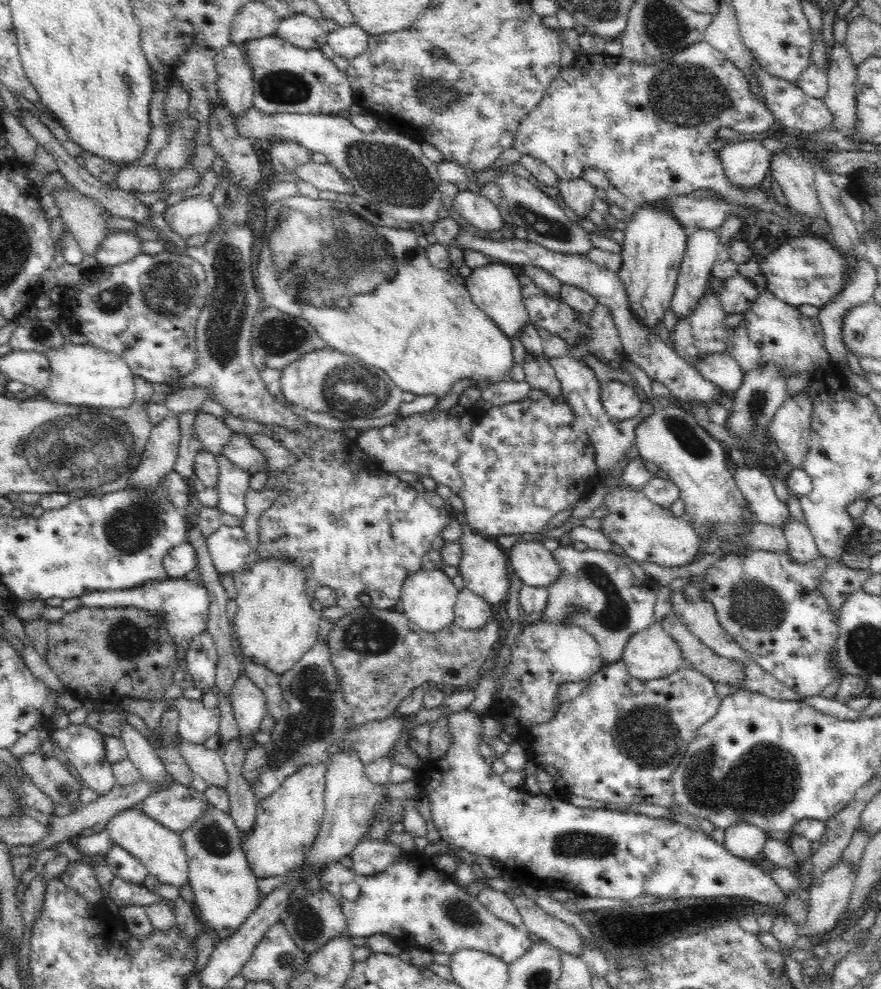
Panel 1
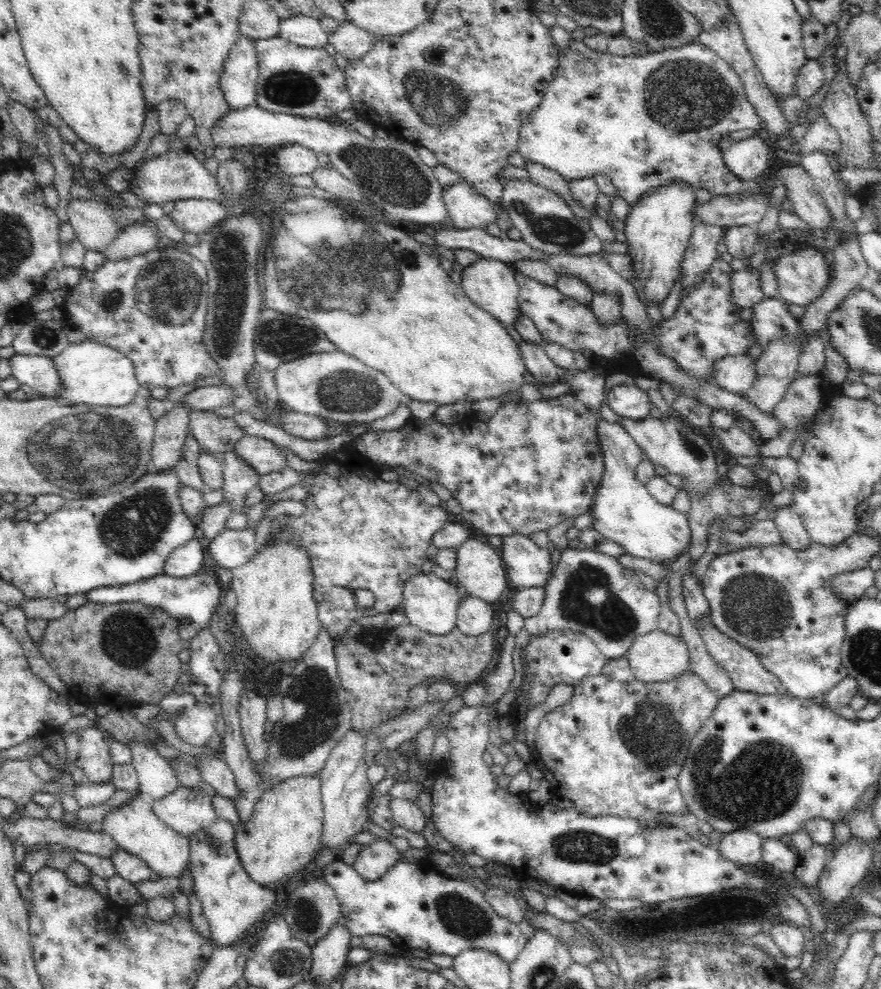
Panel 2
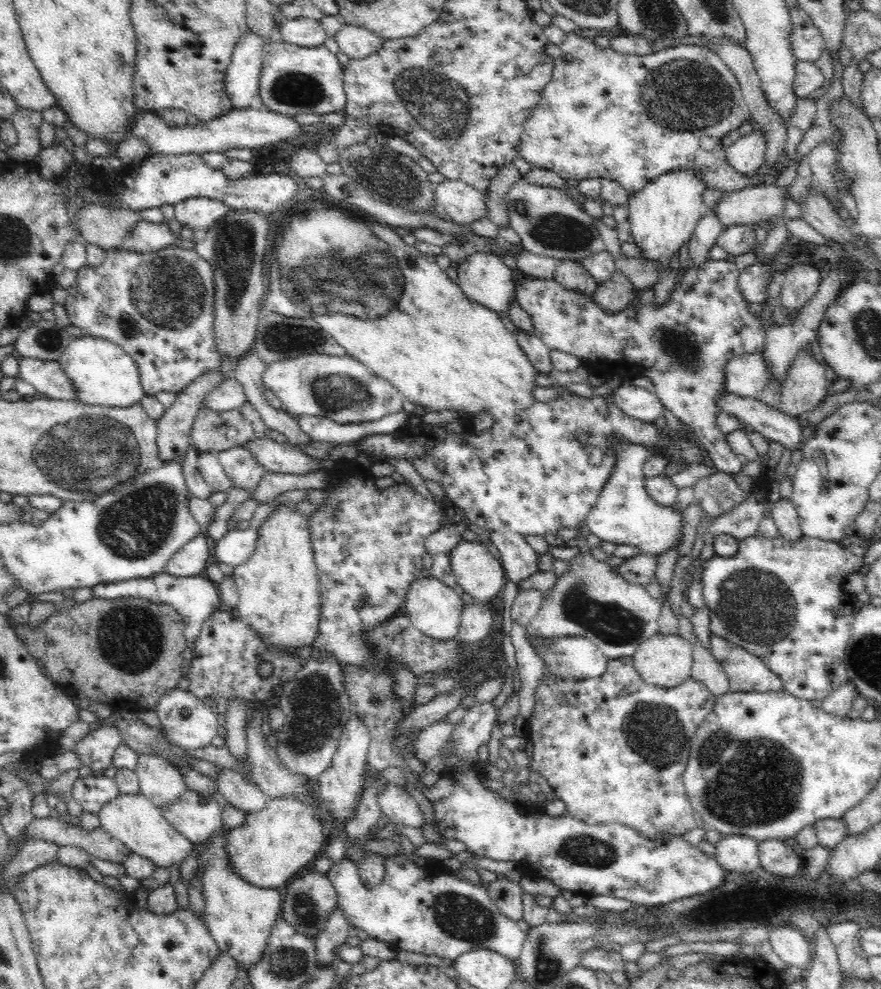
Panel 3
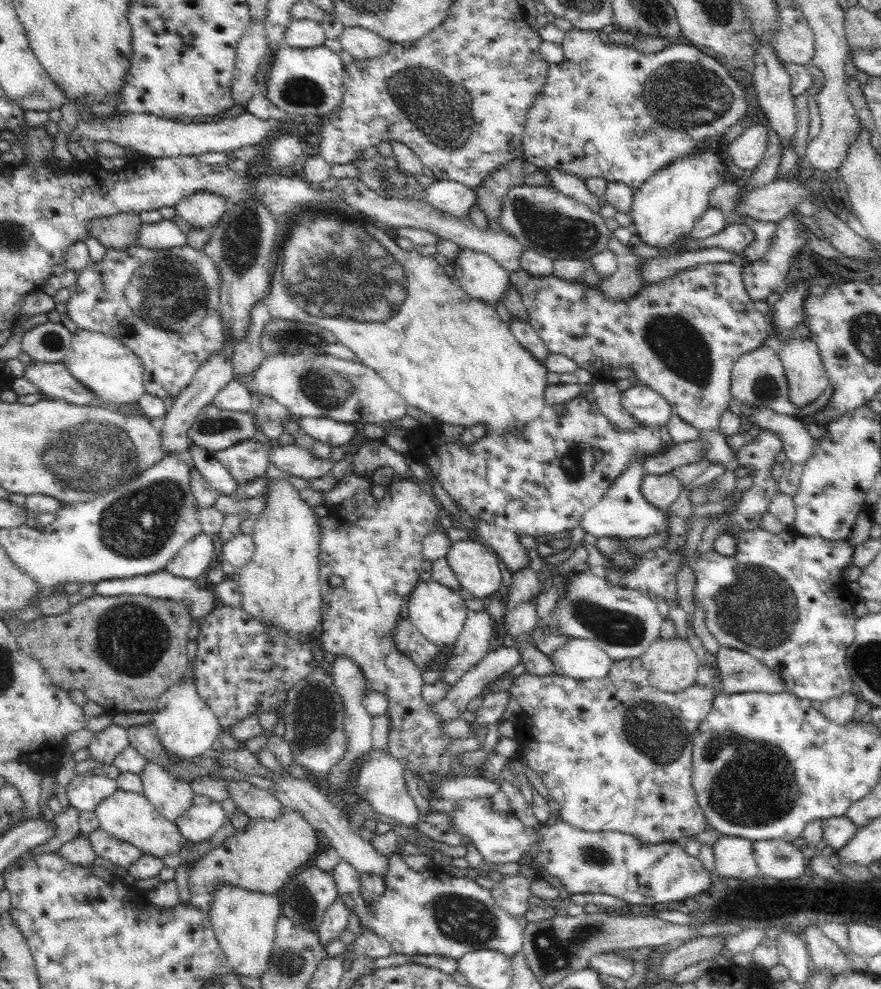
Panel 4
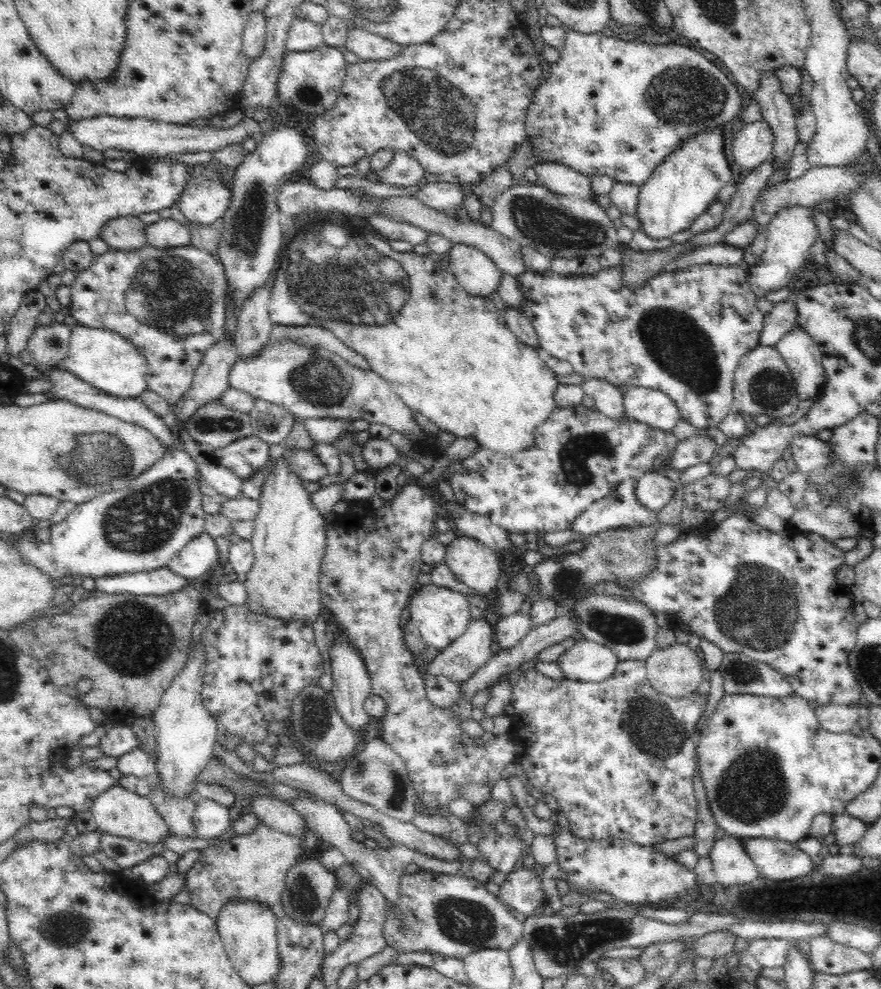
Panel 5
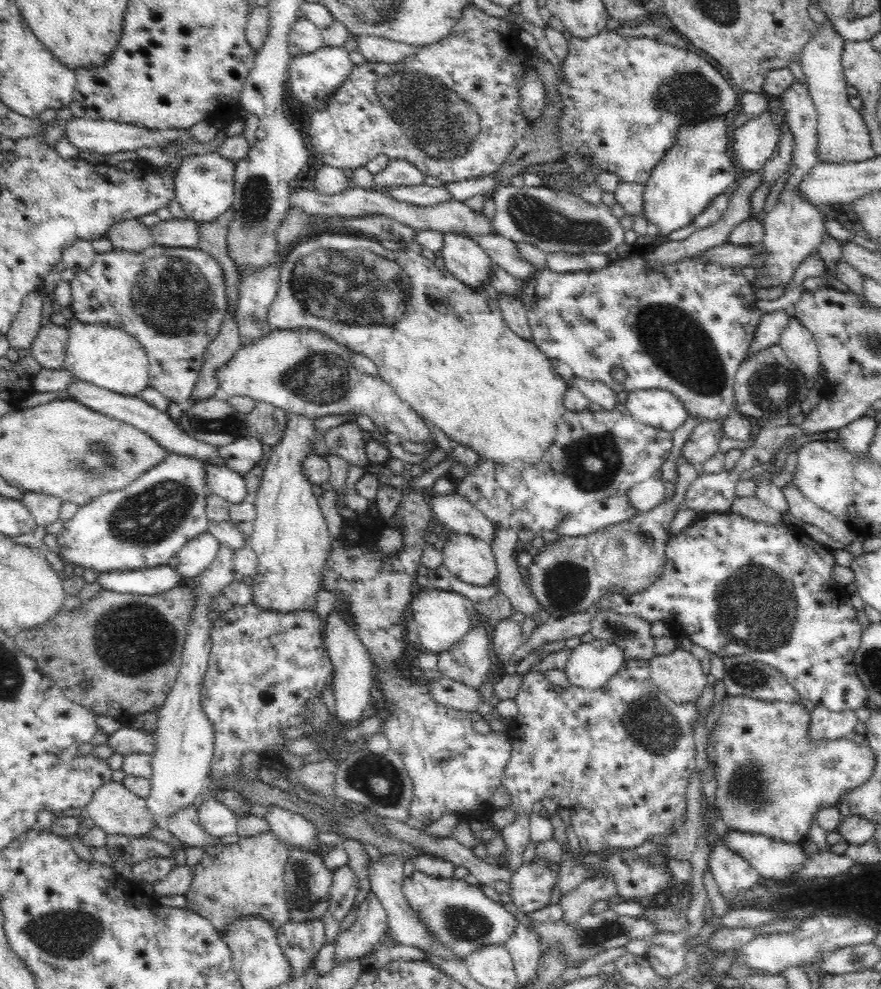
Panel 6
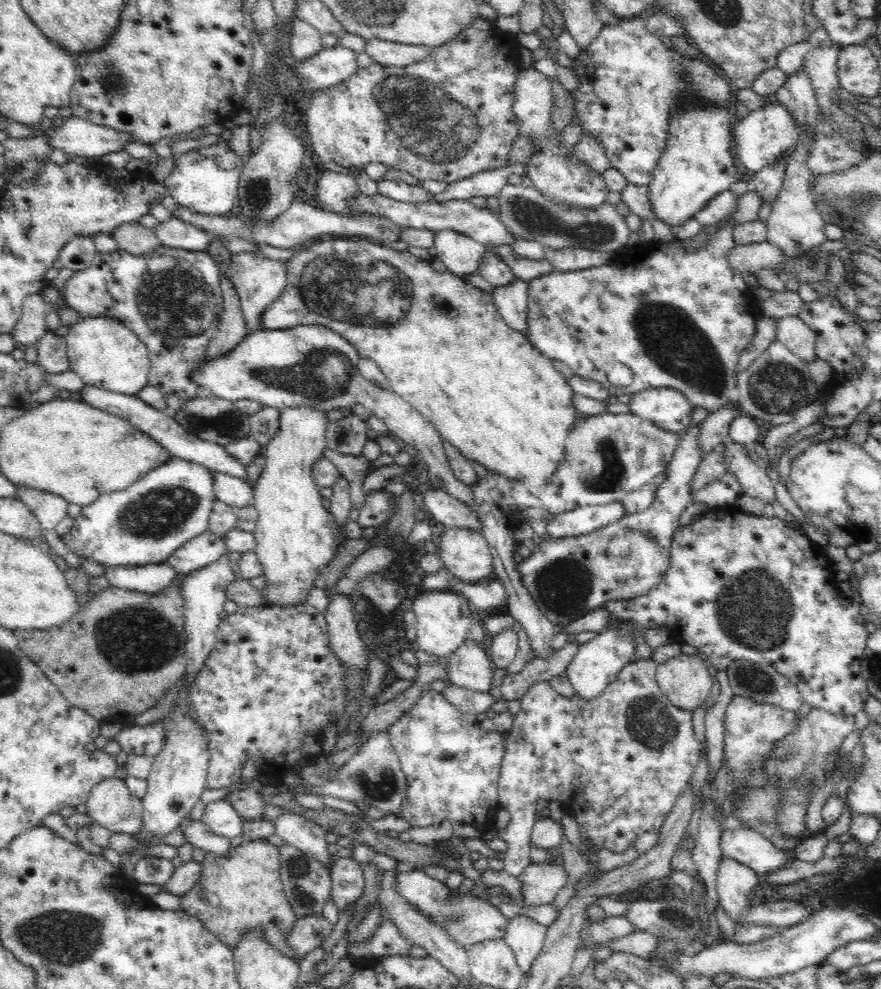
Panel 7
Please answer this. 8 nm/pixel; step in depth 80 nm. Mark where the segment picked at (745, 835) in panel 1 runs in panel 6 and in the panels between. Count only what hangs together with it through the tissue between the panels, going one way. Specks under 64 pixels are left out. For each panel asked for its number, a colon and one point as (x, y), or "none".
2: (742, 847)
3: (735, 853)
4: (734, 857)
5: (731, 865)
6: (732, 873)

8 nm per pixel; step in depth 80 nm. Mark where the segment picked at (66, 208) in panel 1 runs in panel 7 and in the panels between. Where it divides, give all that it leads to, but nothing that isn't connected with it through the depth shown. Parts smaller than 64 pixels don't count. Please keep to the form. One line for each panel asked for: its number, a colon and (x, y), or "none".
2: (96, 224)
3: (106, 227)
4: (120, 231)
5: (126, 233)
6: (131, 235)
7: (135, 238)

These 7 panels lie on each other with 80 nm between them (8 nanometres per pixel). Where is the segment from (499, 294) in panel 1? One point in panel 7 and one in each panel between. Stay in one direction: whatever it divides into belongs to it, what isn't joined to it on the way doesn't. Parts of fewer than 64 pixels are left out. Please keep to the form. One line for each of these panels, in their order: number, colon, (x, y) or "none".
2: (490, 283)
3: (484, 278)
4: (481, 277)
5: (476, 272)
6: (463, 256)
7: (461, 255)

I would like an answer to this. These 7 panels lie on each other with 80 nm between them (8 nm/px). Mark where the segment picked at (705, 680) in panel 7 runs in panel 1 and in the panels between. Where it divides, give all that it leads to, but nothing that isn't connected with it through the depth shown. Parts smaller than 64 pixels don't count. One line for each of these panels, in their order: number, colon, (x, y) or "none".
1: (650, 654)
2: (657, 656)
3: (665, 660)
4: (671, 665)
5: (675, 671)
6: (679, 676)

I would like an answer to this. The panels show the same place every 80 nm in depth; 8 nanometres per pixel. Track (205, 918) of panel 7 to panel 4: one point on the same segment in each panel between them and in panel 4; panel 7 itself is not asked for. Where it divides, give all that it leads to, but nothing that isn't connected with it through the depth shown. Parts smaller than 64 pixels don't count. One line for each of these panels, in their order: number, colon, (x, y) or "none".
4: (260, 858)
5: (253, 867)
6: (232, 881)

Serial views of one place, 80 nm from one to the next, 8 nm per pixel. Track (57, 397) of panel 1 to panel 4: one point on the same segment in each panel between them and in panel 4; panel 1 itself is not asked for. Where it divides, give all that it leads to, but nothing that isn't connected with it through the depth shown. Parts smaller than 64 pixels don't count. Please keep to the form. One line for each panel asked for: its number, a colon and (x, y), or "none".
2: (93, 374)
3: (103, 374)
4: (114, 373)

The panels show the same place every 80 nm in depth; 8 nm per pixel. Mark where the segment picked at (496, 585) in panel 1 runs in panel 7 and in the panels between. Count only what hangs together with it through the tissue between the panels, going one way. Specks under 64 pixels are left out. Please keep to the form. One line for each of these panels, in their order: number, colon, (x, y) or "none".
2: (479, 568)
3: (474, 568)
4: (477, 569)
5: (478, 566)
6: (470, 559)
7: (464, 552)

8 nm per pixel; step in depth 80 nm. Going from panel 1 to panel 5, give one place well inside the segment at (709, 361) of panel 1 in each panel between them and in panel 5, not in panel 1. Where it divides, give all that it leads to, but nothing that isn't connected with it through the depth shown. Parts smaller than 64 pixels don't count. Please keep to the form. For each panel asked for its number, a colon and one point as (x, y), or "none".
2: (737, 374)
3: (748, 376)
4: (758, 379)
5: (763, 384)

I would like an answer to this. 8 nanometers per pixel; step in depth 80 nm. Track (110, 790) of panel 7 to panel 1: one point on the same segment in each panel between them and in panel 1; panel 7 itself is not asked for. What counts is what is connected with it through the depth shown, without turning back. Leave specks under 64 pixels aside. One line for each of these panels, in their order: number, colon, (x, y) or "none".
1: (162, 852)
2: (133, 825)
3: (132, 819)
4: (130, 817)
5: (118, 811)
6: (115, 809)

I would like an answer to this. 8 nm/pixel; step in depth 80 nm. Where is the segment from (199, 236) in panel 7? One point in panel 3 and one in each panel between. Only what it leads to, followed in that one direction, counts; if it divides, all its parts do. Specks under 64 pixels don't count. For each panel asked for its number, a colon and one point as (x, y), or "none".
3: (145, 236)
4: (164, 234)
5: (168, 233)
6: (183, 233)

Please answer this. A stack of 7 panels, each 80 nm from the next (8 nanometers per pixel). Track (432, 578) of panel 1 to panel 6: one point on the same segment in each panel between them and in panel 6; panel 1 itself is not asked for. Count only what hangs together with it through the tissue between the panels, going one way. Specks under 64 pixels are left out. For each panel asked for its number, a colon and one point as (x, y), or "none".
2: (431, 604)
3: (435, 609)
4: (439, 613)
5: (441, 615)
6: (443, 618)

